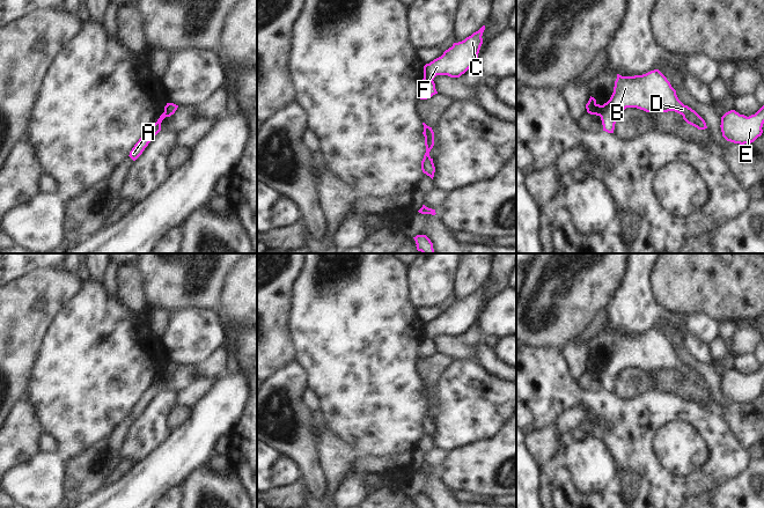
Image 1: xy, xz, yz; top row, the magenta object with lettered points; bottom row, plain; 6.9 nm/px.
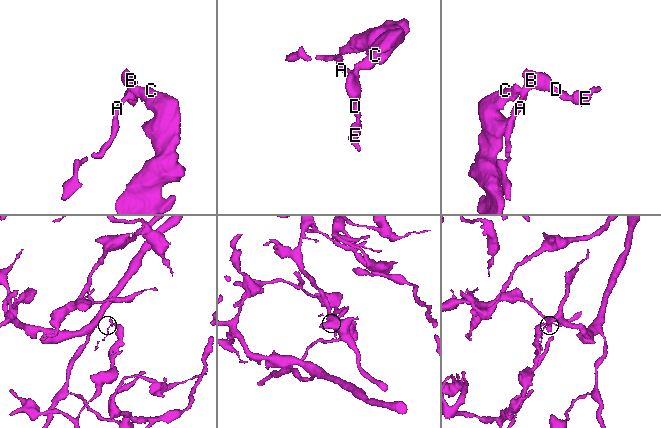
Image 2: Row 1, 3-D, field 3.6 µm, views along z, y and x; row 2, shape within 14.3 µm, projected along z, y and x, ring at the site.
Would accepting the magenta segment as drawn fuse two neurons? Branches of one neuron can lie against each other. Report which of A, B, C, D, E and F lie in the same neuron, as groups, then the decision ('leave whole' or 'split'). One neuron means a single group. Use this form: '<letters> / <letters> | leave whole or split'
A B D E / C F | split

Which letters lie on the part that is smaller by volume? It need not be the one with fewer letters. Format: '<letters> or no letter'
A, B, D, E

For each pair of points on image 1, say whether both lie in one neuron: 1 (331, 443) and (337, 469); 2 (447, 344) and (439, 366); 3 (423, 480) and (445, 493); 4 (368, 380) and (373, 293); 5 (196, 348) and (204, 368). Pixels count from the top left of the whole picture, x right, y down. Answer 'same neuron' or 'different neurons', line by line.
1: same neuron
2: different neurons
3: same neuron
4: same neuron
5: different neurons

